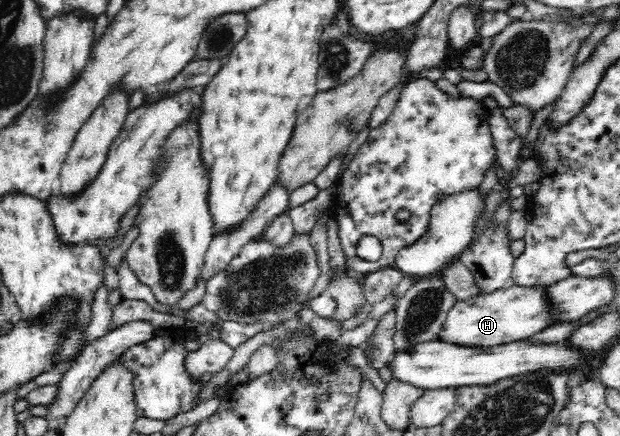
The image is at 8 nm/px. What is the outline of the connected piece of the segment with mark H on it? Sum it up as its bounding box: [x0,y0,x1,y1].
[437,284,553,348]

